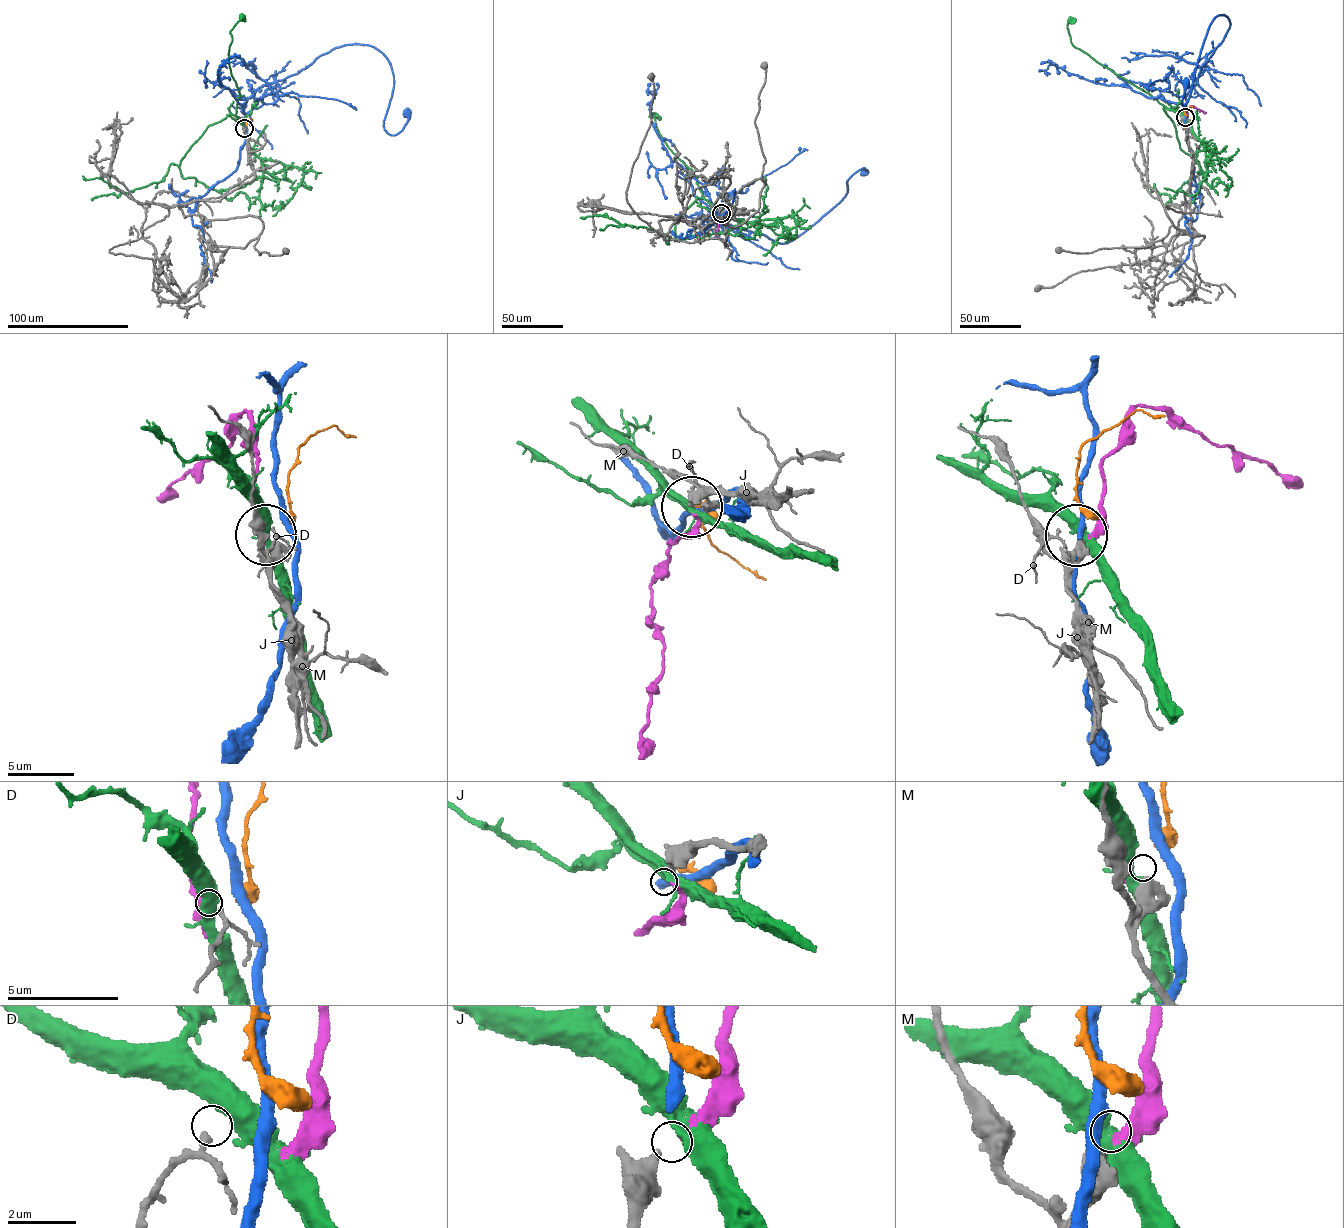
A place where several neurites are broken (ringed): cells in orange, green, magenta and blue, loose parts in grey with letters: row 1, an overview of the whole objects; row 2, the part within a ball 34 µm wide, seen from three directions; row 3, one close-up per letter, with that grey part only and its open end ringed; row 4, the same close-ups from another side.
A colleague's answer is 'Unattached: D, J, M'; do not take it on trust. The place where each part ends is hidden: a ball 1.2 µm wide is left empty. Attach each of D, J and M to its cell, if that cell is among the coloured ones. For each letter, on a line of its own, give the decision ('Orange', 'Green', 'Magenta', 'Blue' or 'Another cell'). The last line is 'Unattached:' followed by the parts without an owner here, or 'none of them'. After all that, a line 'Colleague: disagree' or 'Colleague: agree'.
D: Another cell
J: Magenta
M: Another cell
Unattached: D, M
Colleague: disagree

